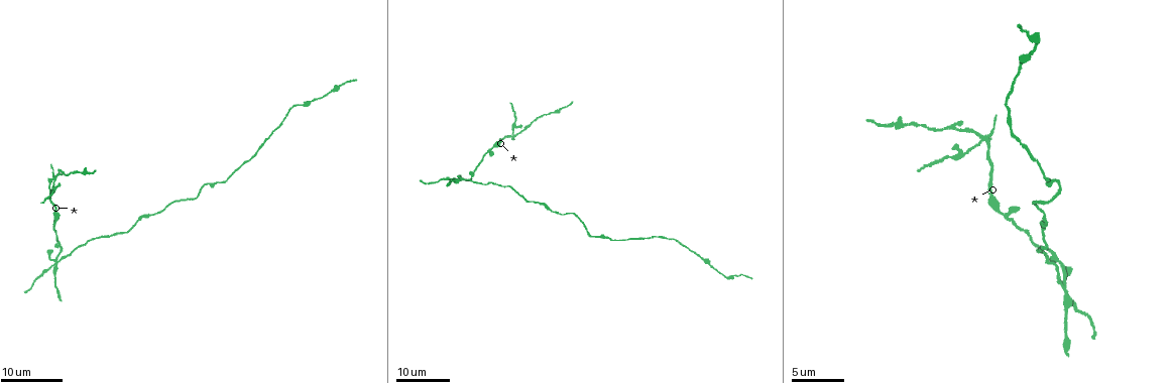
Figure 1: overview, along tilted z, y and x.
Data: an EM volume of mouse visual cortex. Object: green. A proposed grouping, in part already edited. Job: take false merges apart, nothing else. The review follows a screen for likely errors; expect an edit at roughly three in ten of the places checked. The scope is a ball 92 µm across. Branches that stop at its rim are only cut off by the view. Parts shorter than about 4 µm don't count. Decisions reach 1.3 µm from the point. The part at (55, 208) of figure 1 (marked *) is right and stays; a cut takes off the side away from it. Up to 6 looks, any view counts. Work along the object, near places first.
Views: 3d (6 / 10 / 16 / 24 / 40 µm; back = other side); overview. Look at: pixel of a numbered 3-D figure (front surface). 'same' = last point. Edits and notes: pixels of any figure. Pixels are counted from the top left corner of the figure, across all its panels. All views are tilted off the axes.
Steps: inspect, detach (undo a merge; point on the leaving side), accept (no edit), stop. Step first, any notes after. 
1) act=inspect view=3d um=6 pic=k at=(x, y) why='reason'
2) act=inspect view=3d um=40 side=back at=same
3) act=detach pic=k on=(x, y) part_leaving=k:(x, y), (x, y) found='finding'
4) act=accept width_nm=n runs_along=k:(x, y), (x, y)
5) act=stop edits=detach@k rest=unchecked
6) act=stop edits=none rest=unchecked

act=inspect view=3d um=16 pic=1 at=(516, 135) why='looks like a crossing'

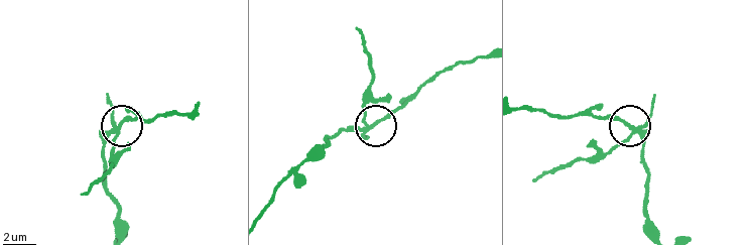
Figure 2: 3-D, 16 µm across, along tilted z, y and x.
act=inspect view=3d um=10 pic=2 at=(370, 125)

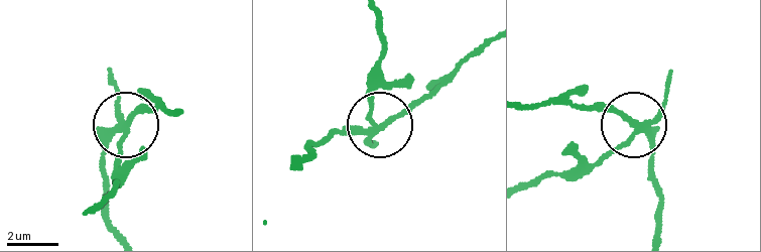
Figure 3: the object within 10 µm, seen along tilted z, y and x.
act=detach pic=3 on=(121, 154) width_nm=220 found='a second cell is stuck on'

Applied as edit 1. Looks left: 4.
act=inspect view=3d um=16 pic=1 at=(493, 146) why='small branch off a trunk'

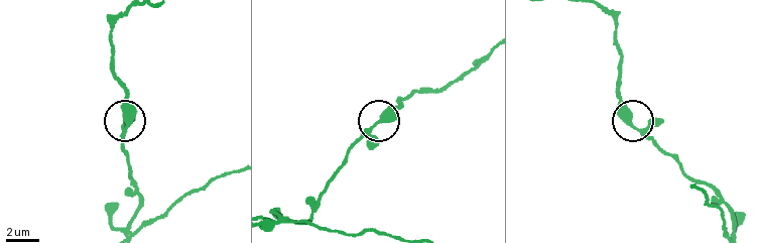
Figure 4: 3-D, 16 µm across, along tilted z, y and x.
act=inspect view=3d um=10 pic=4 at=(373, 124)

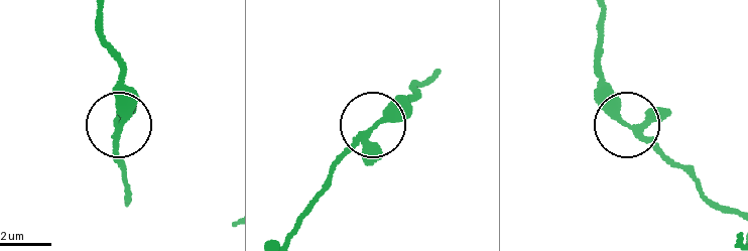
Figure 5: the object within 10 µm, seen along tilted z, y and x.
act=accept runs_along=5:(413, 102), (384, 119), (329, 171) found='one cell here'

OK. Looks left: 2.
act=inspect view=3d um=24 pic=1 at=(1065, 285) why='four or more arms meet'

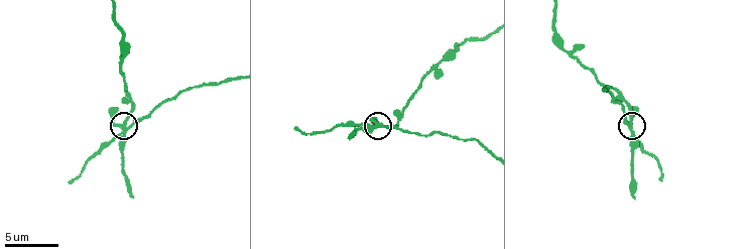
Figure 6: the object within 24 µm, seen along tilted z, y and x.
act=inspect view=3d um=10 pic=6 at=(129, 128)

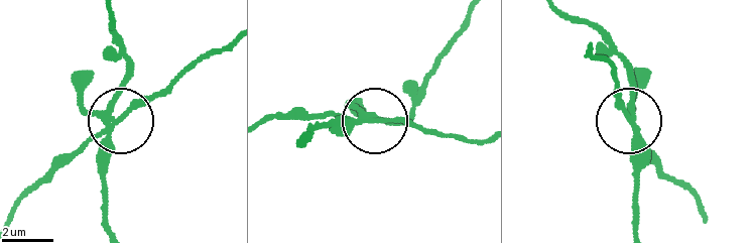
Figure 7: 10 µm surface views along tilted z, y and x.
act=detach pic=7 on=(133, 102) side_arm_um=9 arms=4 found='a second cell is stuck on'

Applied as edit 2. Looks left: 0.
act=stop edits=detach@3,detach@7 rest=unchecked

